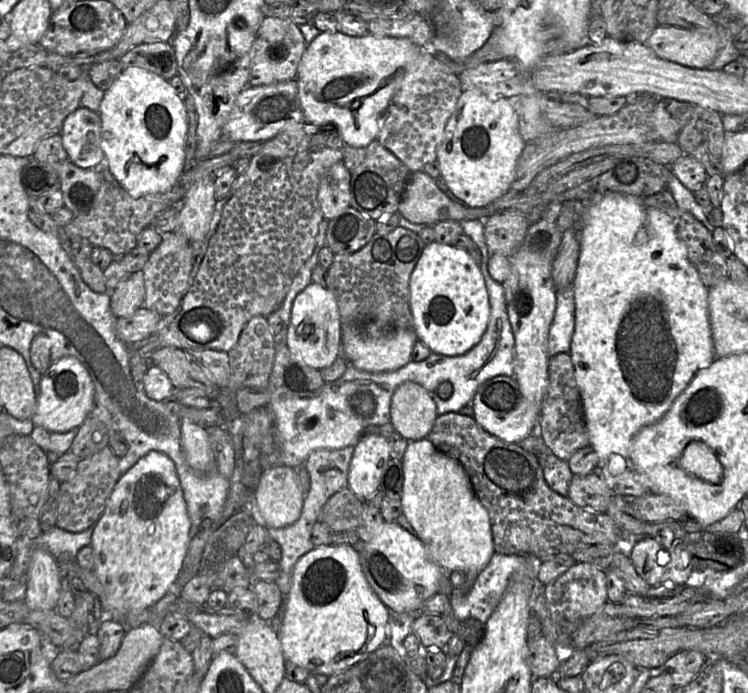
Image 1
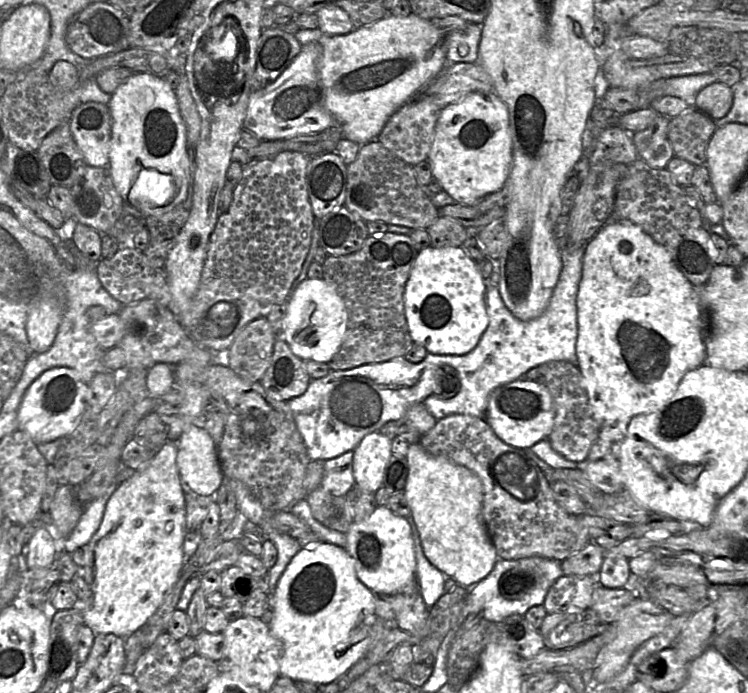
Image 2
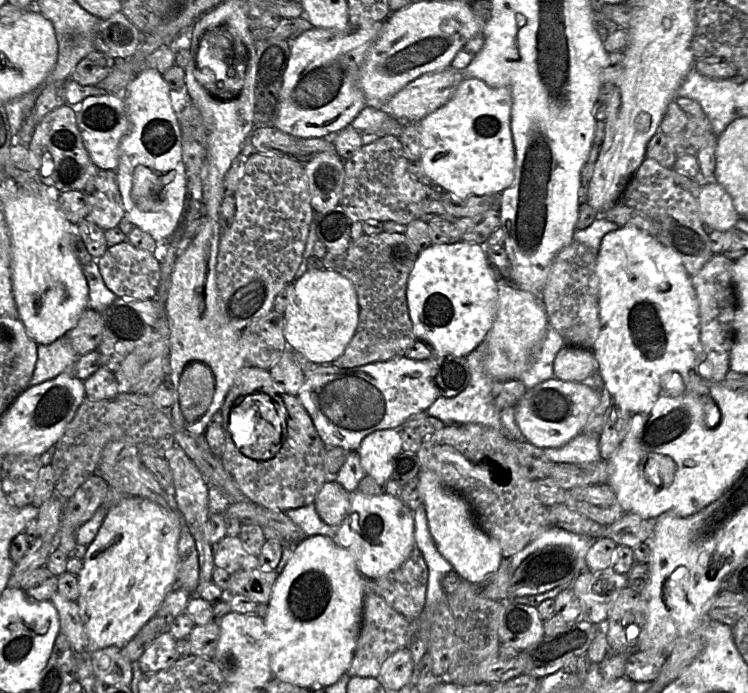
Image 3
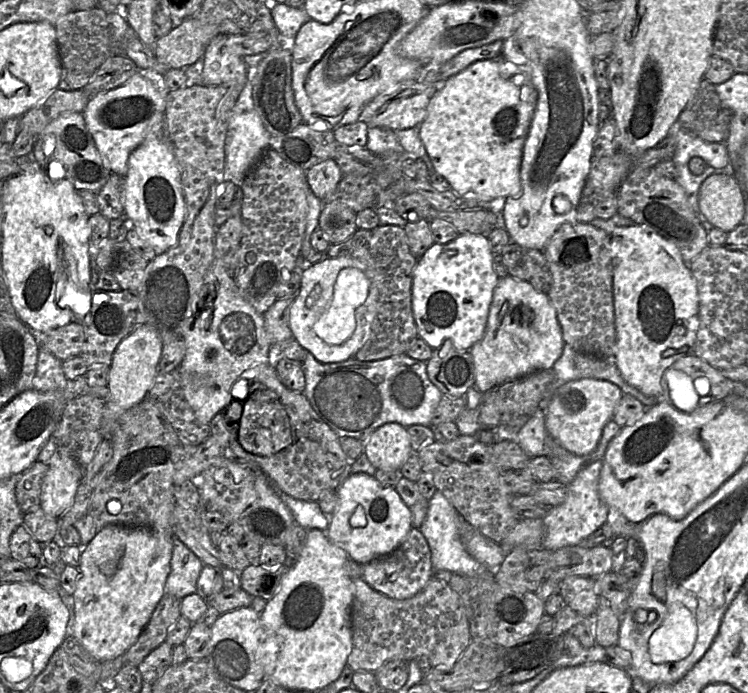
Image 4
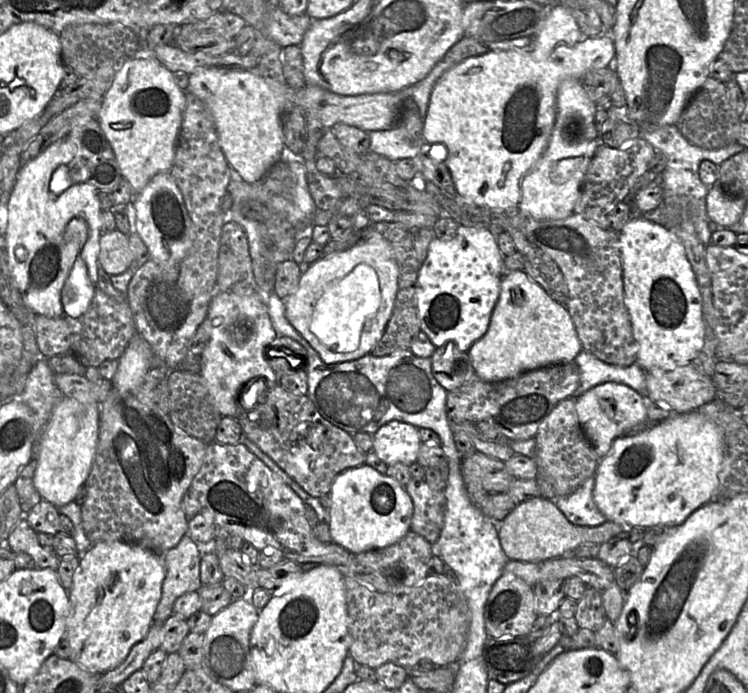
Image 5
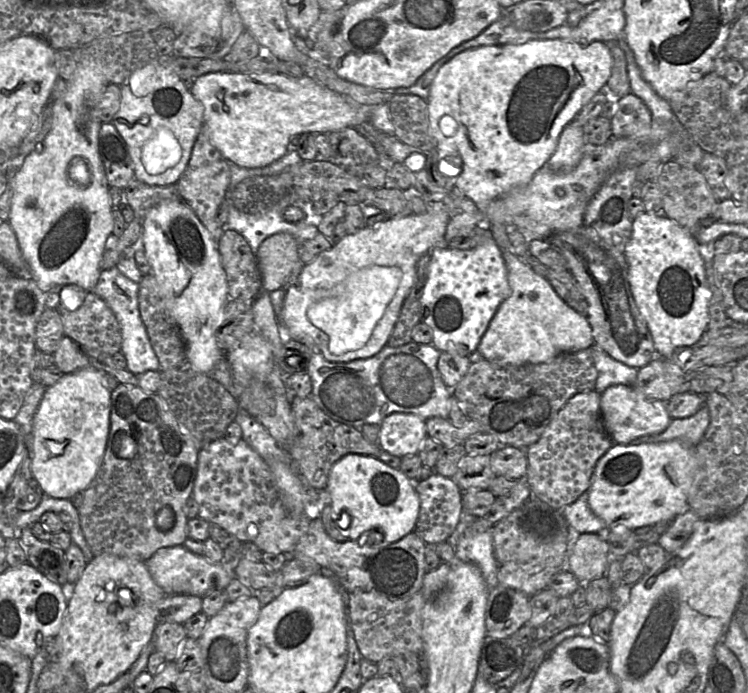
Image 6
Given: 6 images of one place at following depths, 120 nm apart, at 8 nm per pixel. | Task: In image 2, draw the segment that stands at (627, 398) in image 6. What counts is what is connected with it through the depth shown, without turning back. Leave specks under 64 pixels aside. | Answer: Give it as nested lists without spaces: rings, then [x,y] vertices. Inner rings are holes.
[[[520,378],[492,390],[484,418],[503,442],[516,448],[531,448],[538,441],[547,439],[554,417],[552,398],[546,386],[541,382]]]

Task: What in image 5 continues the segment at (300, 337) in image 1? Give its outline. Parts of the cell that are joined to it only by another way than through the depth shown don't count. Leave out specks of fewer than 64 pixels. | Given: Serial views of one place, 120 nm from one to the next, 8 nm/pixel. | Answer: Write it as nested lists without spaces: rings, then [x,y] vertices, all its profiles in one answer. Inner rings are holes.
[[[372,234],[354,246],[335,252],[305,268],[297,288],[286,298],[286,318],[309,342],[326,364],[356,360],[370,354],[381,339],[391,317],[398,291],[399,269],[390,243]]]

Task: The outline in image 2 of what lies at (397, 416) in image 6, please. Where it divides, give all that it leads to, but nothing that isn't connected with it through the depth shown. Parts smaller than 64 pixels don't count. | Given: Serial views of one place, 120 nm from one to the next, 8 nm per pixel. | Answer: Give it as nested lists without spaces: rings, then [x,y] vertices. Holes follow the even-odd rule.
[[[372,432],[353,450],[353,476],[360,489],[375,493],[382,487],[385,469],[392,456],[391,444],[389,437]]]

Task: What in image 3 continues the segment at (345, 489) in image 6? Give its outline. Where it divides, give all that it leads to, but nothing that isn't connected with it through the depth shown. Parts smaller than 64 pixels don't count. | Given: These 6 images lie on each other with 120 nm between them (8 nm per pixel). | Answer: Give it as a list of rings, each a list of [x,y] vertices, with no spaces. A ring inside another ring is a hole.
[[[354,491],[350,493],[349,512],[332,539],[353,555],[362,576],[377,580],[399,568],[412,553],[415,542],[413,512],[391,495],[370,496]]]

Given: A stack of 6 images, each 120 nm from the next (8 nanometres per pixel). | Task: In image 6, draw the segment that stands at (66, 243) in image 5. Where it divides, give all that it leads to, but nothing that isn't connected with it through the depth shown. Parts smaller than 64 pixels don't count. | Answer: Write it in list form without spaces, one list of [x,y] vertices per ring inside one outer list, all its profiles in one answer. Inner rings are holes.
[[[77,65],[72,79],[67,83],[66,89],[52,104],[51,108],[51,124],[48,133],[43,140],[37,144],[35,149],[31,151],[24,159],[21,166],[15,171],[14,176],[9,181],[12,189],[12,198],[10,204],[10,212],[8,223],[12,227],[21,253],[28,264],[30,270],[30,278],[36,282],[39,288],[45,292],[55,292],[61,290],[64,285],[71,284],[82,291],[91,291],[95,288],[100,275],[100,261],[105,248],[107,238],[112,234],[113,218],[112,218],[112,204],[109,196],[109,184],[107,182],[104,167],[99,156],[98,151],[98,135],[102,122],[96,117],[96,105],[99,102],[108,83],[105,77],[101,74],[97,67],[88,67]],[[74,158],[81,158],[85,161],[90,179],[86,184],[77,184],[71,181],[68,177],[68,168]]]

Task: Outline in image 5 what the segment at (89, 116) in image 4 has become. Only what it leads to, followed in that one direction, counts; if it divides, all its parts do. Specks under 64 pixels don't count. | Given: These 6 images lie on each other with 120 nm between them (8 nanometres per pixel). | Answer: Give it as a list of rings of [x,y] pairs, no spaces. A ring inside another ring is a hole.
[[[148,57],[128,61],[102,98],[96,119],[114,151],[122,177],[131,185],[133,199],[152,177],[171,170],[186,92],[177,86],[171,71]]]

